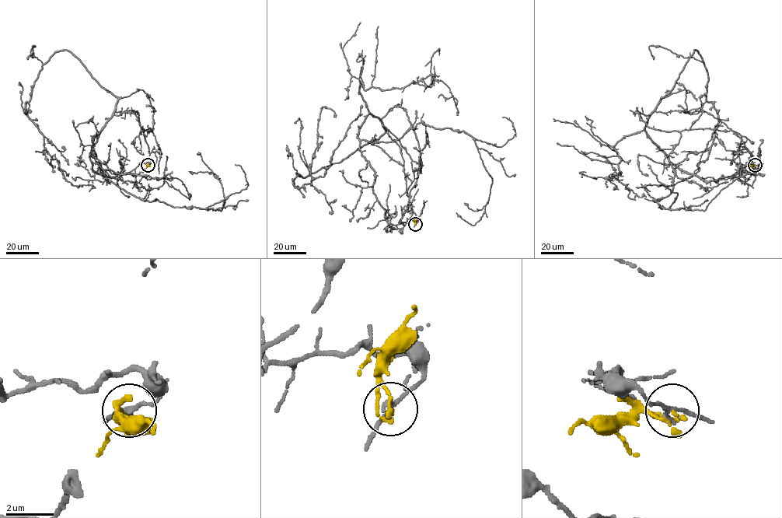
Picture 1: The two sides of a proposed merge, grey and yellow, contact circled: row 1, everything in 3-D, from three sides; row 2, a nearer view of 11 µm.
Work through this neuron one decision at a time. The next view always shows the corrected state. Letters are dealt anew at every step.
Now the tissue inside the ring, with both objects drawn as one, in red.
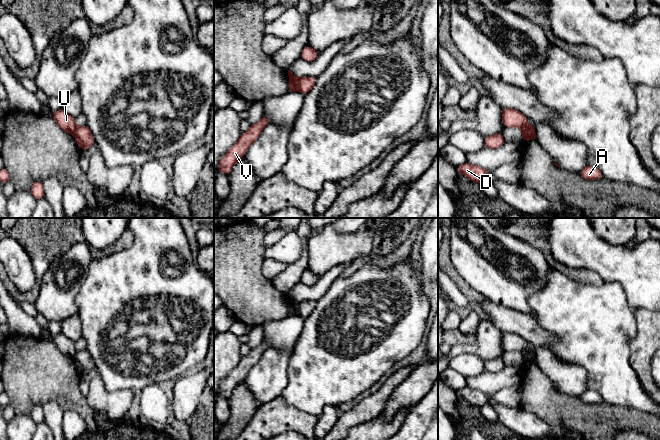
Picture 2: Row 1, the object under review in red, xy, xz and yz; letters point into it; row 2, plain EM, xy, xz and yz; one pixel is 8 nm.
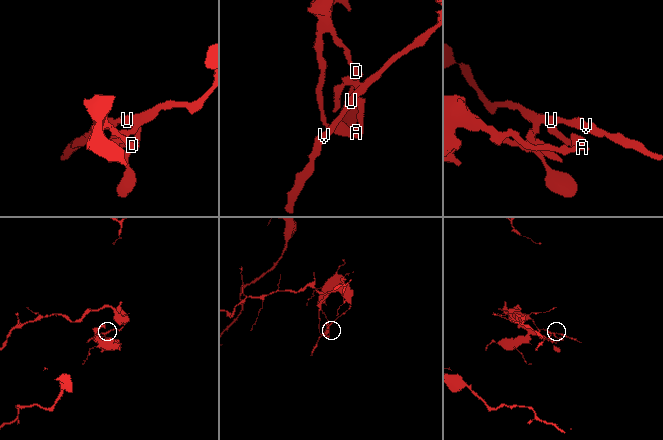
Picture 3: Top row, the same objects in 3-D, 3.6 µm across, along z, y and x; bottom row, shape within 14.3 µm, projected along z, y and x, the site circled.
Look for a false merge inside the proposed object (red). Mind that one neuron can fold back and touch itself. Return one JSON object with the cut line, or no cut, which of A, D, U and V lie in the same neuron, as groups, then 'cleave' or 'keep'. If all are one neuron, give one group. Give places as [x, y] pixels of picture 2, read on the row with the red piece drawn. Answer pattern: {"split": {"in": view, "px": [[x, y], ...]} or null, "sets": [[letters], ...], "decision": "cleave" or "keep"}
{"split": {"in": "xz", "px": [[298, 79], [299, 90]]}, "sets": [["A", "D"], ["U", "V"]], "decision": "cleave"}

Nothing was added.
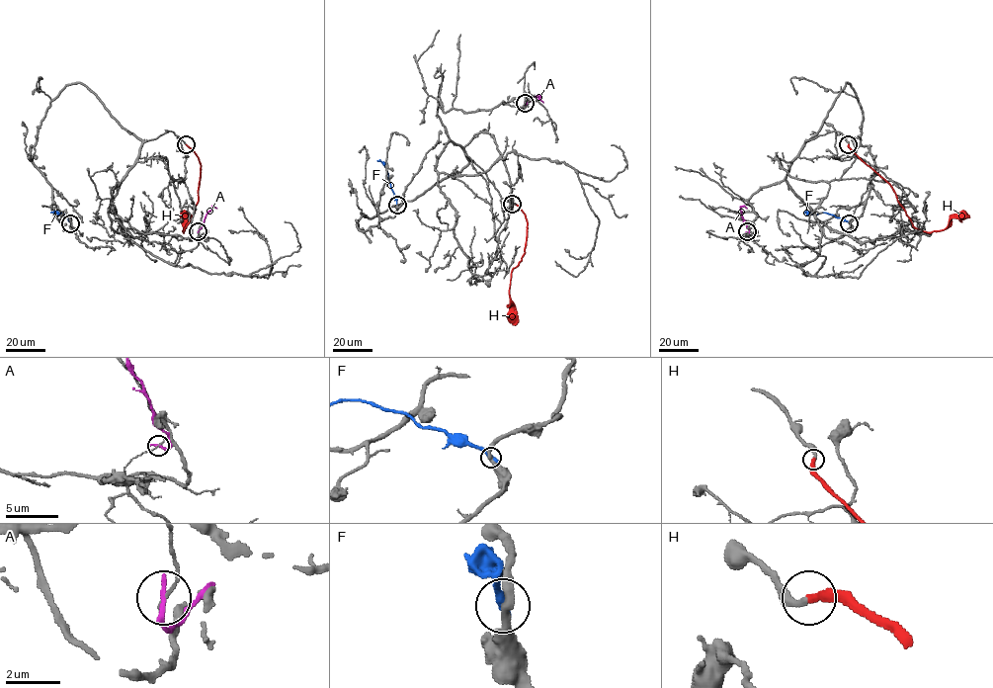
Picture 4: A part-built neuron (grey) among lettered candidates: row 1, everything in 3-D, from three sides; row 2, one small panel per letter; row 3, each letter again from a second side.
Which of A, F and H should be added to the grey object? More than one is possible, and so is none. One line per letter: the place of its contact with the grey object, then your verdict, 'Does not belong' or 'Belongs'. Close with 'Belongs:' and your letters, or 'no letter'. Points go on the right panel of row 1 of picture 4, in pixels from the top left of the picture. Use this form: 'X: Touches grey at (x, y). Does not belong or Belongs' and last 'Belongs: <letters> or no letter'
A: Touches grey at (747, 231). Does not belong
F: Touches grey at (849, 223). Does not belong
H: Touches grey at (848, 144). Belongs
Belongs: H

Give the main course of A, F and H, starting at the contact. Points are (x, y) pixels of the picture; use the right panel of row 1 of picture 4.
A: (747, 231), (750, 230), (740, 209), (743, 206), (747, 209)
F: (850, 222), (826, 213), (805, 213)
H: (849, 144), (890, 186), (917, 228), (927, 232), (943, 230), (951, 217), (969, 214)

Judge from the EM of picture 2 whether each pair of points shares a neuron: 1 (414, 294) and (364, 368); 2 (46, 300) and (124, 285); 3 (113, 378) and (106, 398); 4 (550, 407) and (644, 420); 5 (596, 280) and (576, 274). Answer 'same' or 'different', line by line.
1: same
2: different
3: different
4: same
5: same

